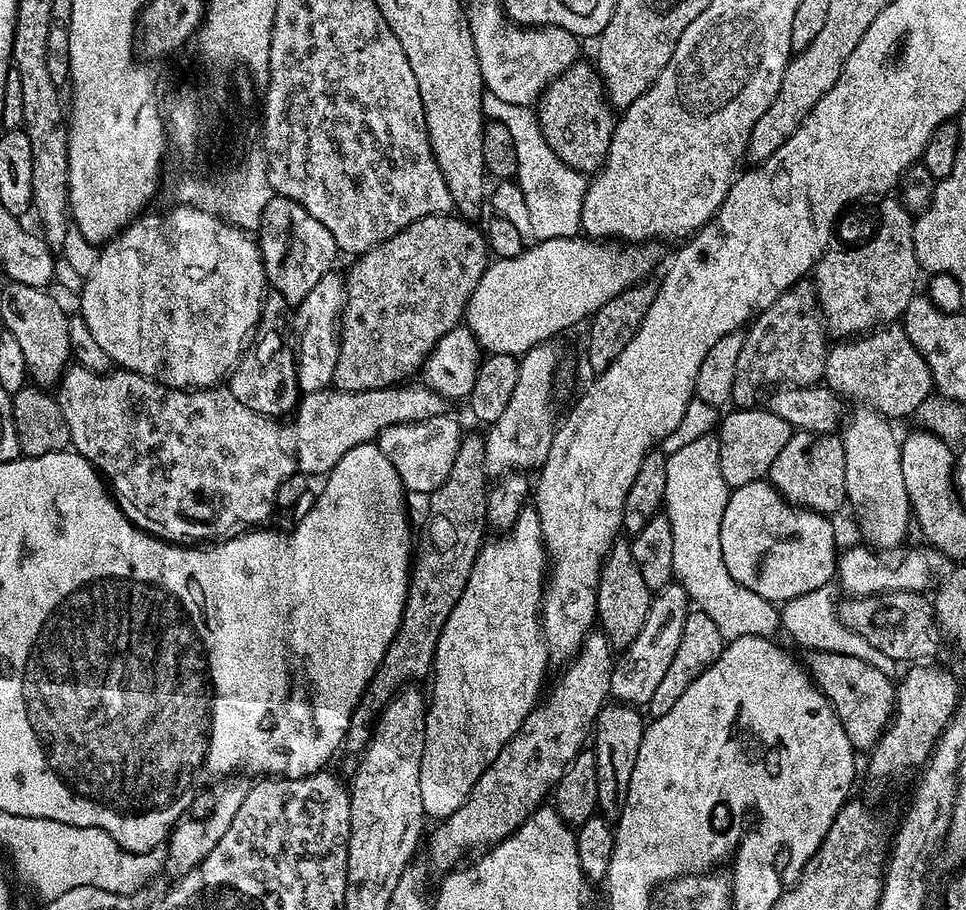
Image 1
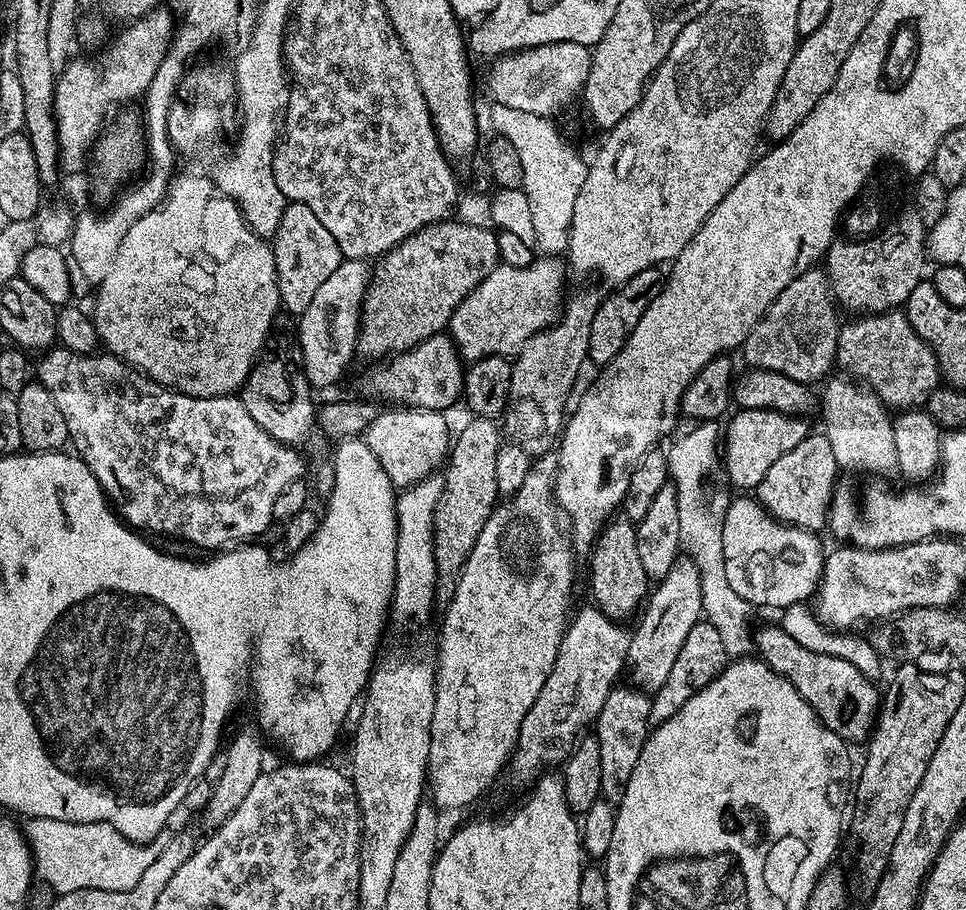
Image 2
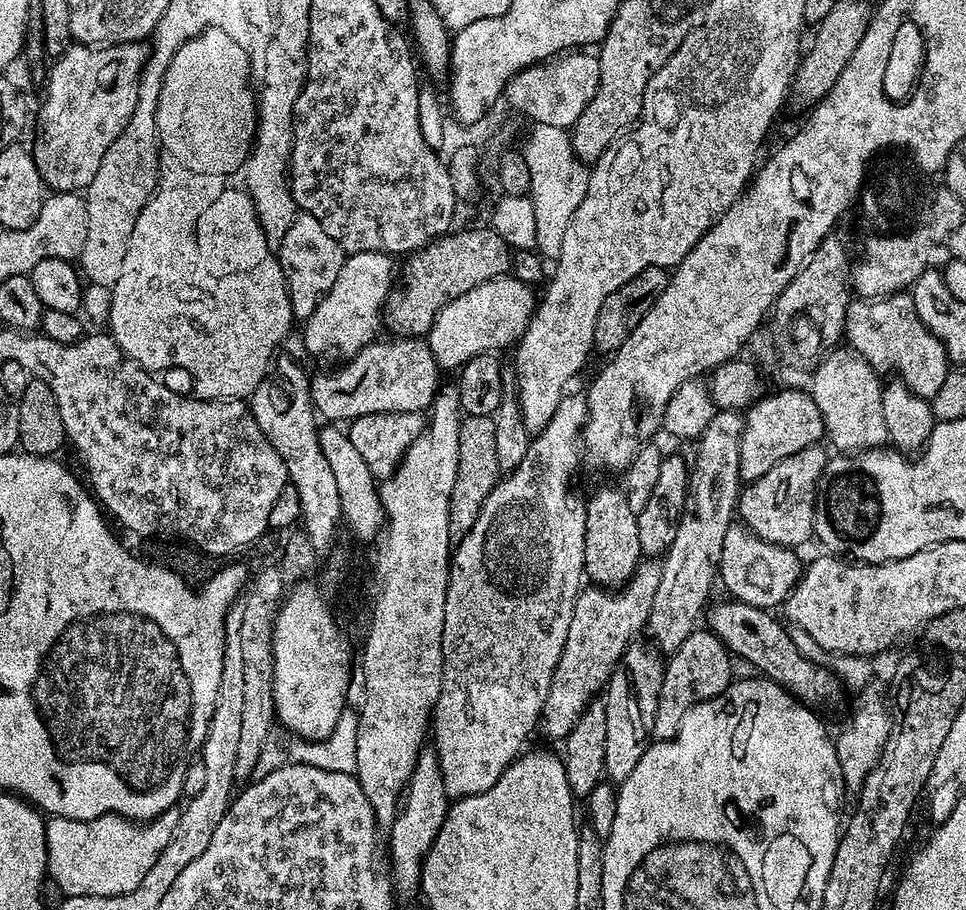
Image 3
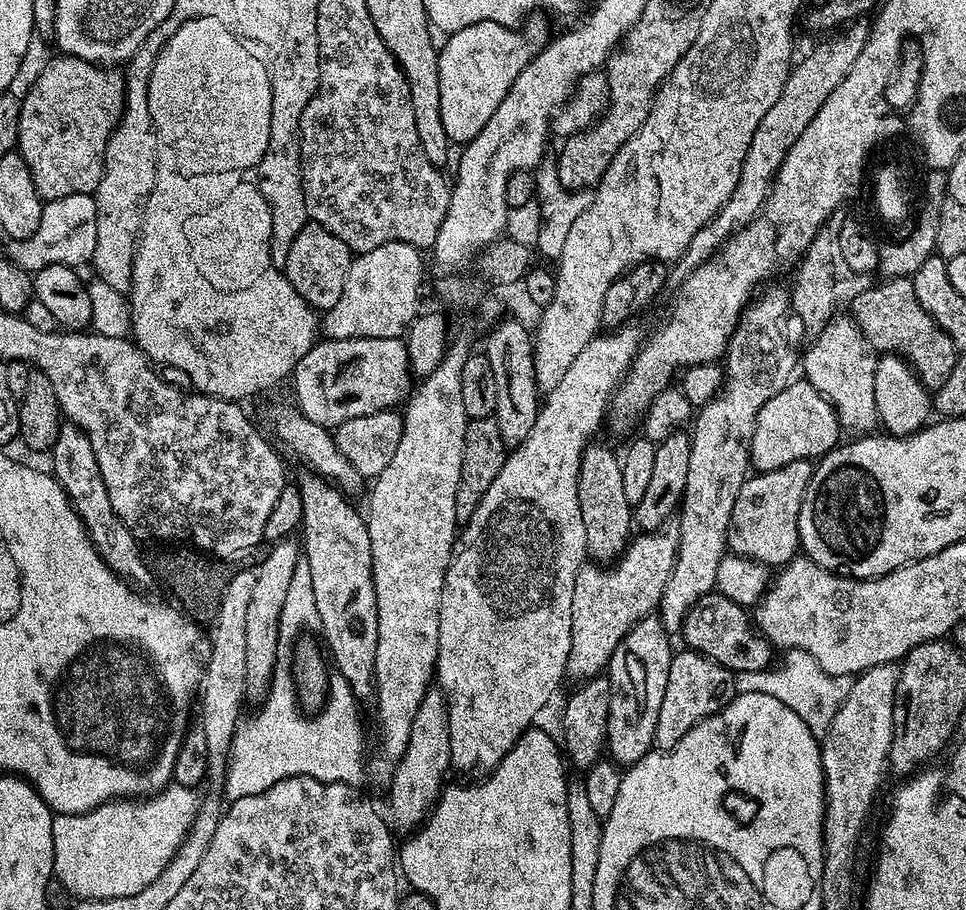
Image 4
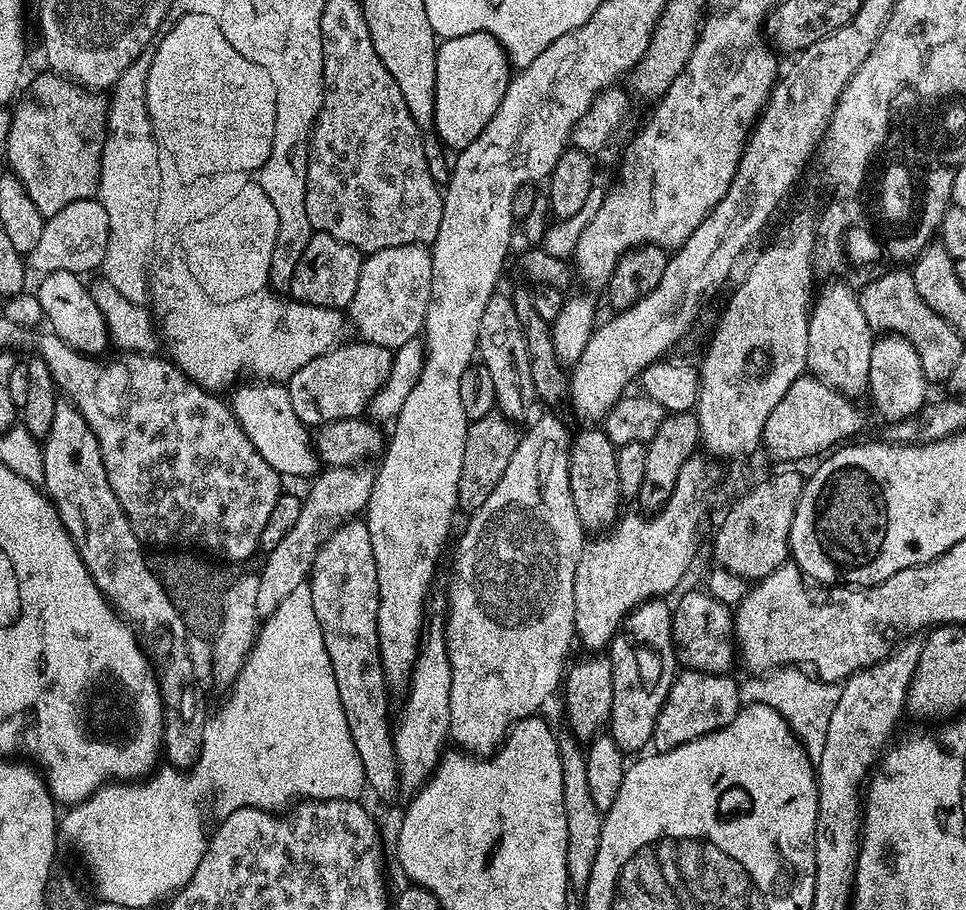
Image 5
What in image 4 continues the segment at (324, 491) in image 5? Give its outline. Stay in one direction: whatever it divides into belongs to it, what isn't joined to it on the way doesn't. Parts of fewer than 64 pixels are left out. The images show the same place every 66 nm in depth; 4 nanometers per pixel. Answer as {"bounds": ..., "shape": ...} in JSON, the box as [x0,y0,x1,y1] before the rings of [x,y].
{"bounds":[246,538,302,701],"shape":[[[287,538],[273,543],[268,548],[268,557],[254,568],[256,577],[246,613],[246,697],[249,701],[263,701],[278,667],[276,651],[282,648],[282,605],[286,603],[286,590],[290,590],[290,578],[294,578],[294,566],[302,559],[301,545],[294,540]]]}

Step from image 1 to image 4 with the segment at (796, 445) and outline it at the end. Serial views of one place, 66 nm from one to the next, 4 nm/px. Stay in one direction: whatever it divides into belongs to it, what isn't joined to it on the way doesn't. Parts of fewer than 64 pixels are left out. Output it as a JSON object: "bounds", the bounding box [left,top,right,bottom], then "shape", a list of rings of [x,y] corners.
{"bounds":[728,460,812,566],"shape":[[[798,460],[780,469],[749,475],[734,498],[728,527],[728,548],[735,555],[769,566],[783,566],[796,559],[801,551],[798,514],[802,510],[812,469],[808,460]]]}

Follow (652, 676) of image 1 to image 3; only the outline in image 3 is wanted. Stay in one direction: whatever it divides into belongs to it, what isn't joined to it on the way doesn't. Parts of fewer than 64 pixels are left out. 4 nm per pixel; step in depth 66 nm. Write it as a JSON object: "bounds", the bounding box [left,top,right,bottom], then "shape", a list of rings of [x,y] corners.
{"bounds":[646,410,744,654],"shape":[[[720,410],[714,419],[710,422],[710,426],[706,426],[706,430],[695,441],[696,447],[696,461],[692,460],[690,464],[690,471],[688,474],[688,497],[684,503],[684,513],[680,519],[678,526],[678,534],[674,534],[674,542],[670,542],[668,551],[662,557],[660,564],[660,577],[658,578],[658,591],[654,594],[654,606],[650,606],[650,618],[648,619],[648,626],[646,629],[646,636],[649,641],[661,653],[671,654],[678,650],[678,646],[682,646],[682,642],[686,642],[686,638],[690,638],[692,632],[697,631],[698,624],[696,619],[701,619],[702,613],[705,611],[706,605],[709,603],[708,595],[712,592],[712,583],[715,585],[718,580],[718,561],[722,554],[722,542],[726,538],[726,530],[733,524],[734,517],[738,512],[738,501],[742,491],[742,481],[739,476],[739,443],[742,440],[742,432],[744,430],[744,417],[739,411],[736,410]]]}

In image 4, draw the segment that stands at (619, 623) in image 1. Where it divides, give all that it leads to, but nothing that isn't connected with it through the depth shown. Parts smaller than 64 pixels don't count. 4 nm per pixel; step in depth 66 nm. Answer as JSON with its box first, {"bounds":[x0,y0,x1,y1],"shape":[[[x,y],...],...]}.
{"bounds":[578,442,634,566],"shape":[[[592,442],[580,456],[578,470],[578,506],[582,509],[582,526],[586,530],[586,550],[595,563],[607,566],[624,553],[634,536],[634,506],[626,502],[622,486],[620,456],[604,444]]]}

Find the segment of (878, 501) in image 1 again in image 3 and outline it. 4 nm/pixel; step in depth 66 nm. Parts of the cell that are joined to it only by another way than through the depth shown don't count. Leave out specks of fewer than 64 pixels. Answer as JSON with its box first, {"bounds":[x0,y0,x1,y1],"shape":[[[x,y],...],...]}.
{"bounds":[810,350,888,454],"shape":[[[832,350],[811,369],[810,395],[824,419],[826,440],[840,454],[864,452],[867,448],[882,448],[888,444],[886,421],[882,415],[881,377],[857,352]]]}

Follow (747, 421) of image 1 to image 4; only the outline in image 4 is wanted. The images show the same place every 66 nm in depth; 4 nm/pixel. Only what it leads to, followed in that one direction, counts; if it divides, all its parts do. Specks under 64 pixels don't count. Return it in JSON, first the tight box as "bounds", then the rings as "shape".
{"bounds":[749,378,842,472],"shape":[[[803,378],[789,381],[788,385],[779,391],[774,398],[767,400],[758,412],[754,434],[752,435],[749,461],[755,471],[769,472],[789,465],[792,461],[817,459],[827,453],[830,449],[837,447],[839,436],[842,436],[842,429],[837,420],[836,411],[824,396]]]}

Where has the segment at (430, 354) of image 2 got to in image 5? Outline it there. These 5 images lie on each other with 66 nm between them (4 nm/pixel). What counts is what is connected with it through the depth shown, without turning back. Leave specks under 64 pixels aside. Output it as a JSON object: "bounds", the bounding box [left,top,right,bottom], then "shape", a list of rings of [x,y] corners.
{"bounds":[287,342,393,426],"shape":[[[367,342],[348,343],[331,348],[326,354],[314,358],[314,362],[306,362],[302,370],[287,380],[290,406],[305,426],[359,417],[367,409],[370,398],[374,398],[374,394],[386,382],[392,365],[393,349]]]}

